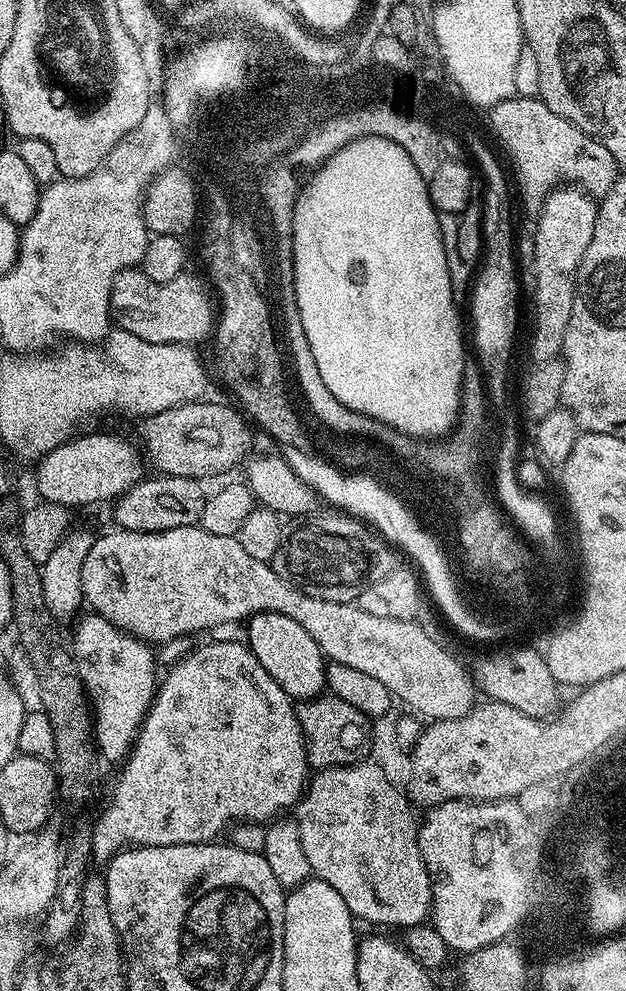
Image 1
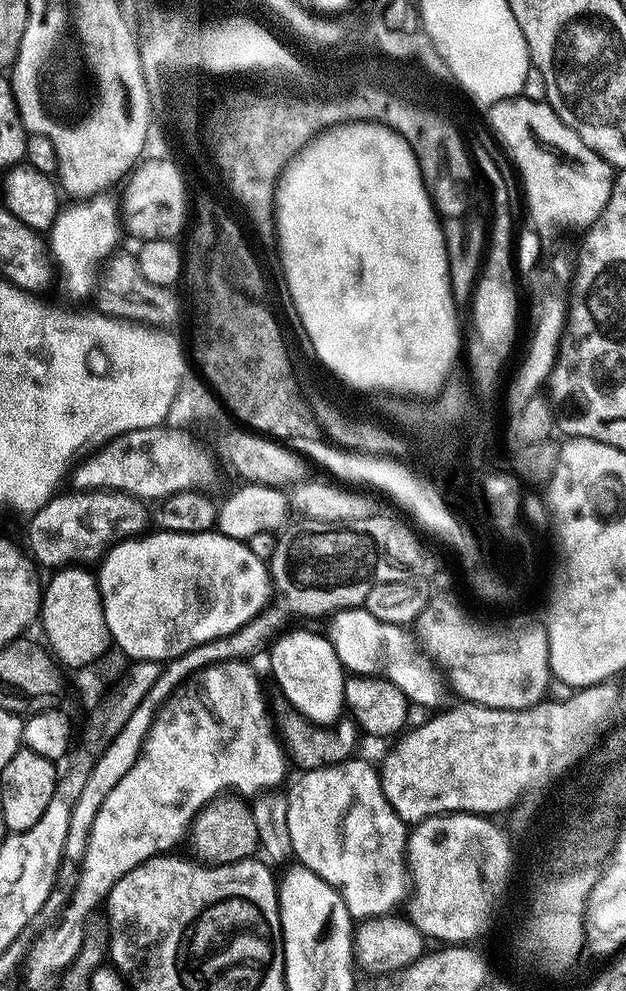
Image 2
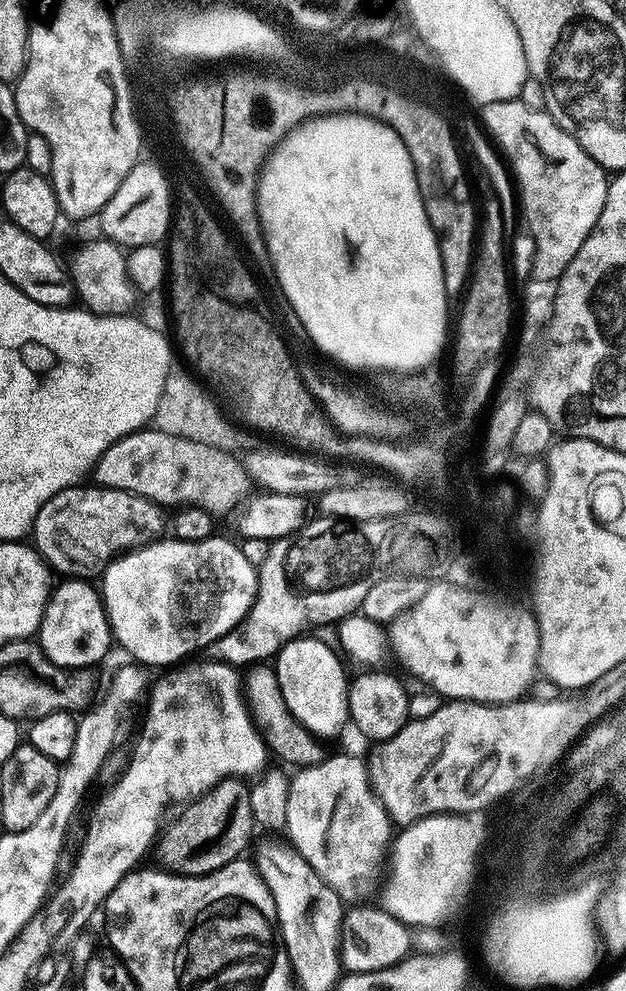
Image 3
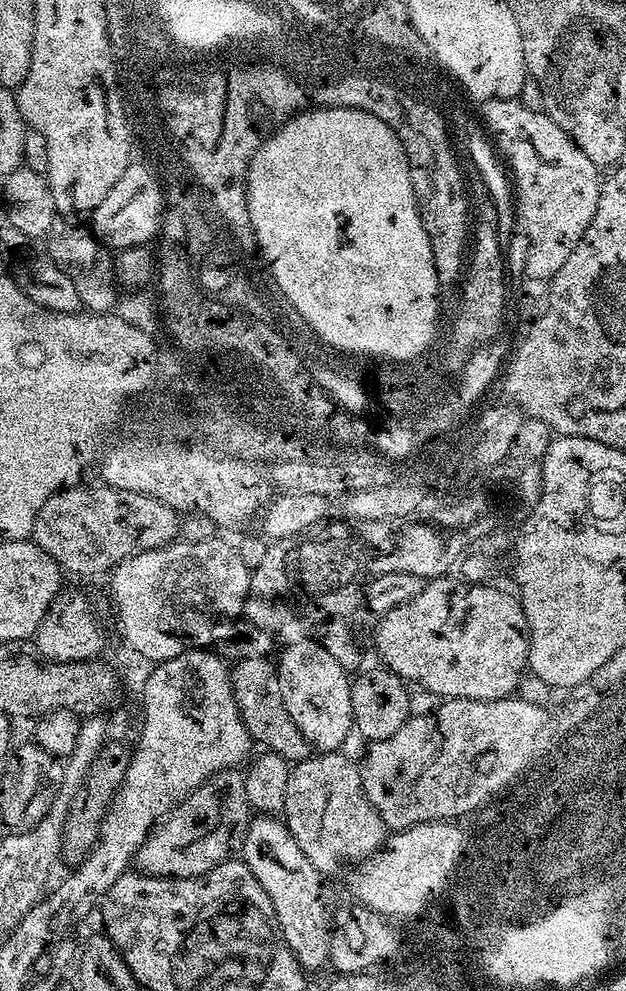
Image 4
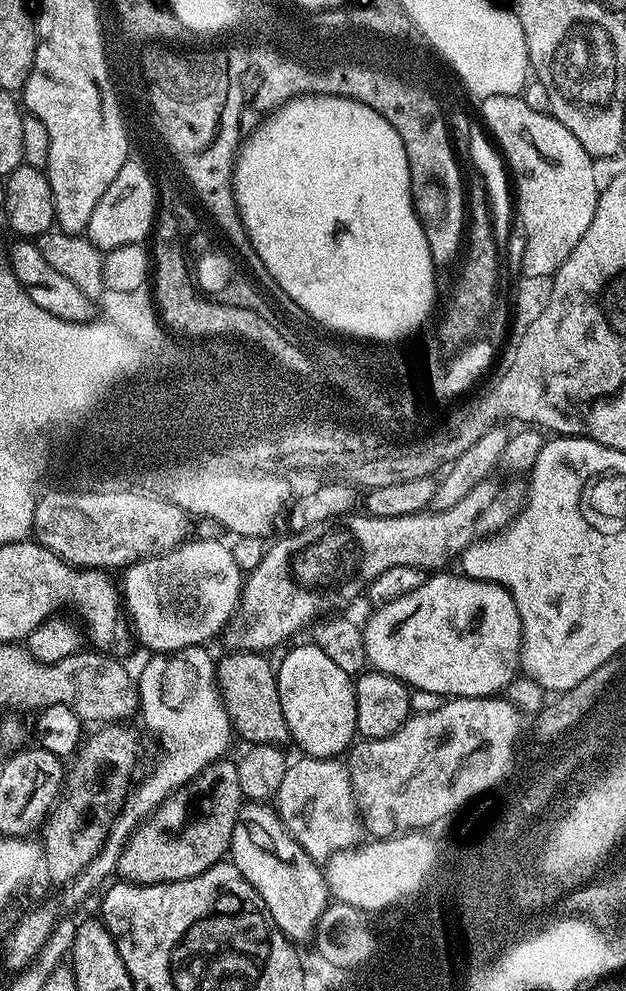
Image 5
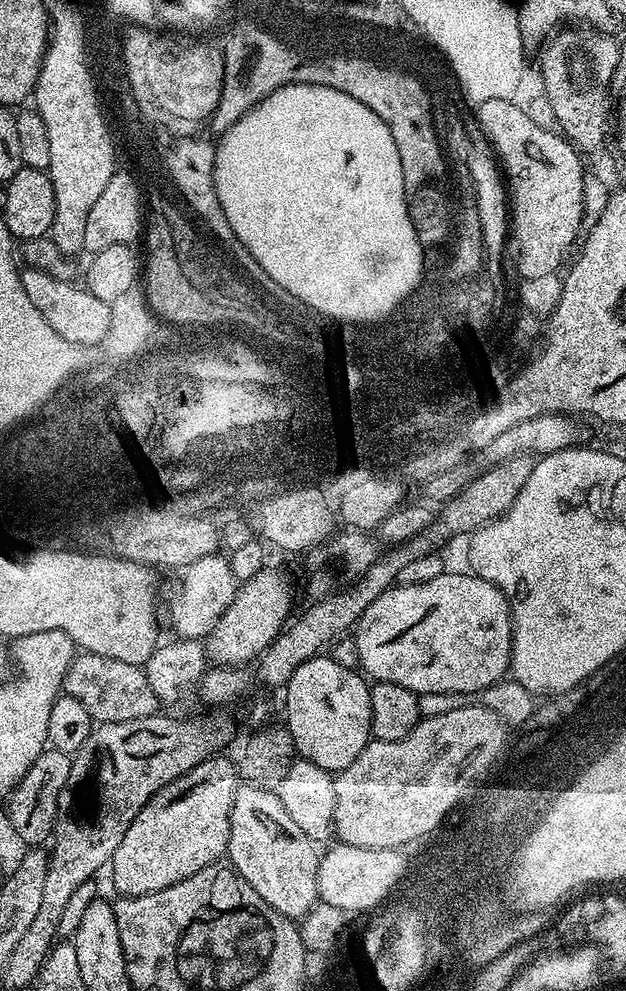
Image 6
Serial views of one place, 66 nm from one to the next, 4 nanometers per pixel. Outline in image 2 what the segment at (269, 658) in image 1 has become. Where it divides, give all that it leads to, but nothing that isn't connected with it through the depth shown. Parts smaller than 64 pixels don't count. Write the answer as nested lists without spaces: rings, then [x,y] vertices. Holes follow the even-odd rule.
[[[288,632],[276,640],[272,648],[272,676],[280,687],[282,695],[288,699],[287,703],[296,708],[306,718],[316,724],[334,724],[345,711],[344,682],[346,669],[341,666],[338,654],[328,641],[327,635],[316,632]]]

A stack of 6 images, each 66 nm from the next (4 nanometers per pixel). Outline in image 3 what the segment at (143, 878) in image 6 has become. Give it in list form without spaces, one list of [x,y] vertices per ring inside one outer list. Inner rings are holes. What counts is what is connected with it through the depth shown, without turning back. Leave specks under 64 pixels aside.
[[[233,778],[215,784],[209,792],[187,805],[183,812],[172,829],[170,826],[163,833],[158,844],[159,863],[167,869],[185,875],[204,876],[247,853],[244,851],[252,840],[254,821],[250,810],[250,788],[243,779]]]

